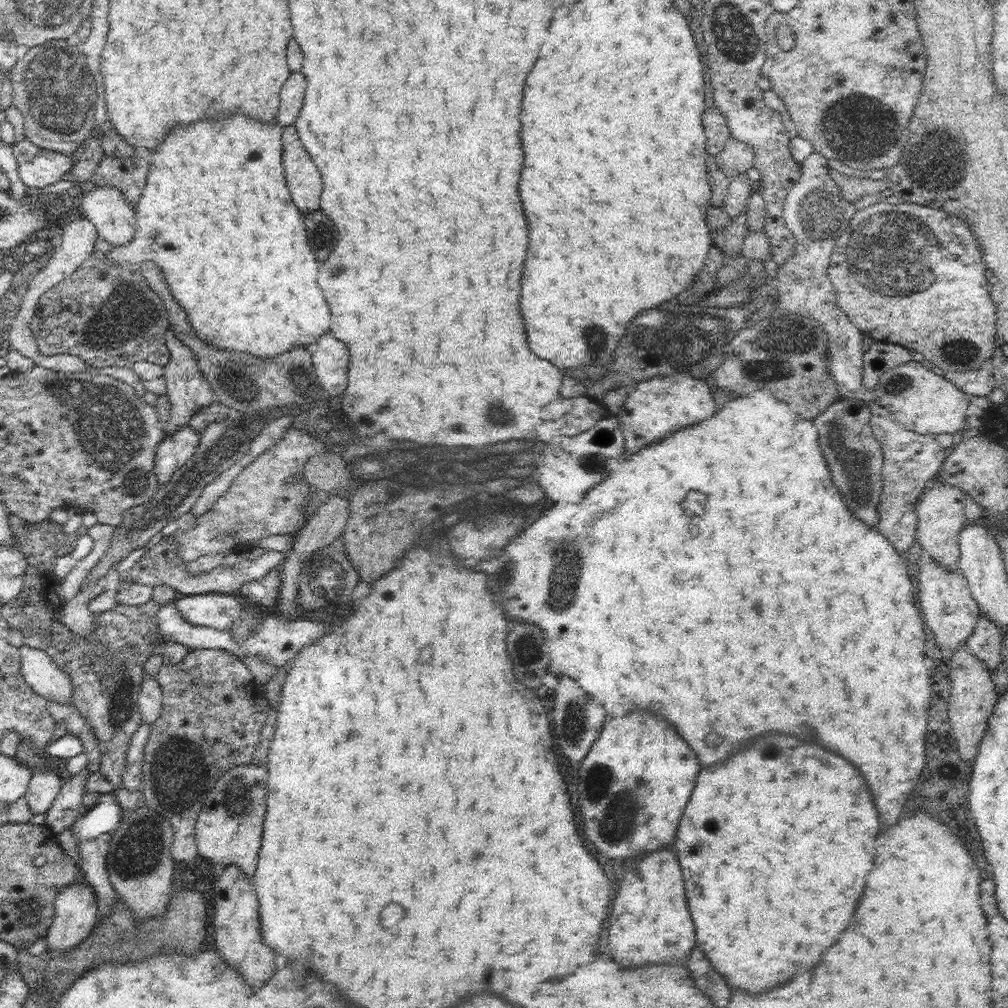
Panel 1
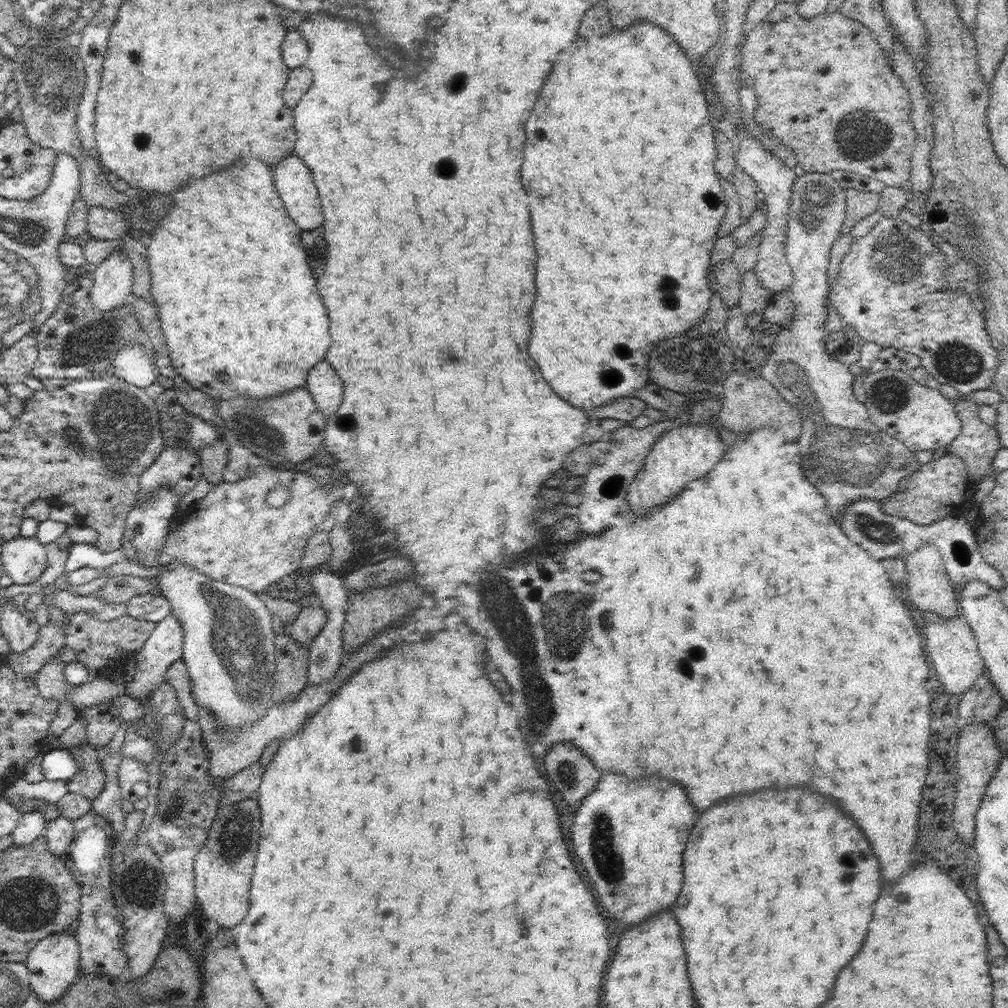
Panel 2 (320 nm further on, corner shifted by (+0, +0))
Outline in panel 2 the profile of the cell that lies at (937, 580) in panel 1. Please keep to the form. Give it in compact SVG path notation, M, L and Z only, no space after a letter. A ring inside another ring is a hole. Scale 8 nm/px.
M931 612L923 613L922 618L925 620L922 635L924 636L924 650L928 661L934 666L935 674L938 676L938 681L942 683L945 692L955 694L957 699L968 692L978 677L985 672L974 631L961 613L952 620L946 620Z

